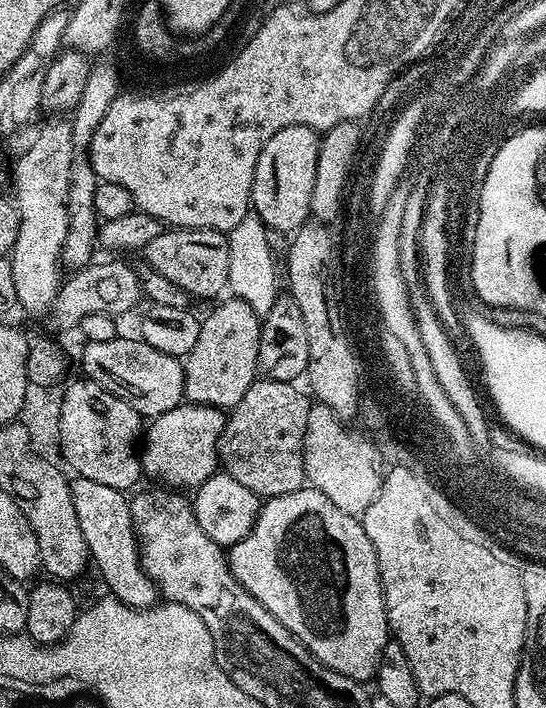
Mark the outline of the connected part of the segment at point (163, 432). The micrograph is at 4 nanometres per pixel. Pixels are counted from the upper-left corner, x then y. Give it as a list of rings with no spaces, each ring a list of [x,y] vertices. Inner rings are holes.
[[[187,402],[155,417],[144,434],[140,452],[141,471],[155,483],[170,488],[195,490],[218,470],[219,445],[224,432],[225,413],[204,404]]]

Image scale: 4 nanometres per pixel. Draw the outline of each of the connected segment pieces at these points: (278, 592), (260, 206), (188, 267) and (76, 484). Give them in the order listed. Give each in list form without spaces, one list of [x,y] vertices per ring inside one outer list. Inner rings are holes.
[[[311,486],[299,488],[298,491],[290,494],[270,496],[261,503],[260,512],[256,515],[256,524],[250,530],[250,534],[246,538],[242,538],[242,542],[233,544],[231,548],[227,549],[226,555],[236,581],[251,596],[258,598],[258,602],[262,602],[262,606],[266,606],[266,610],[270,610],[270,614],[274,614],[274,618],[278,618],[278,622],[282,622],[282,626],[286,626],[286,630],[290,630],[290,634],[294,634],[294,638],[298,638],[302,642],[302,646],[306,646],[306,650],[310,650],[310,654],[314,658],[318,658],[318,662],[322,662],[330,670],[351,680],[368,682],[375,677],[376,668],[380,665],[382,650],[390,642],[390,629],[374,546],[370,542],[370,538],[366,538],[364,525],[357,517],[338,510],[338,506],[334,506],[334,502],[330,502],[330,498],[326,498],[326,494],[322,494]]]
[[[286,126],[262,146],[252,183],[251,211],[256,212],[265,227],[276,232],[295,233],[308,220],[314,194],[314,170],[318,166],[320,136],[306,126]]]
[[[173,228],[162,230],[150,246],[146,246],[142,253],[143,259],[158,274],[170,278],[174,286],[182,286],[189,297],[216,296],[220,291],[228,288],[227,274],[230,272],[230,250],[228,237],[218,230],[198,230],[197,228]]]
[[[76,476],[71,481],[74,514],[78,514],[78,527],[86,538],[88,555],[94,568],[100,571],[104,584],[115,599],[131,608],[150,608],[157,603],[156,583],[140,566],[140,546],[130,518],[129,497],[119,488],[90,482],[90,478]]]

